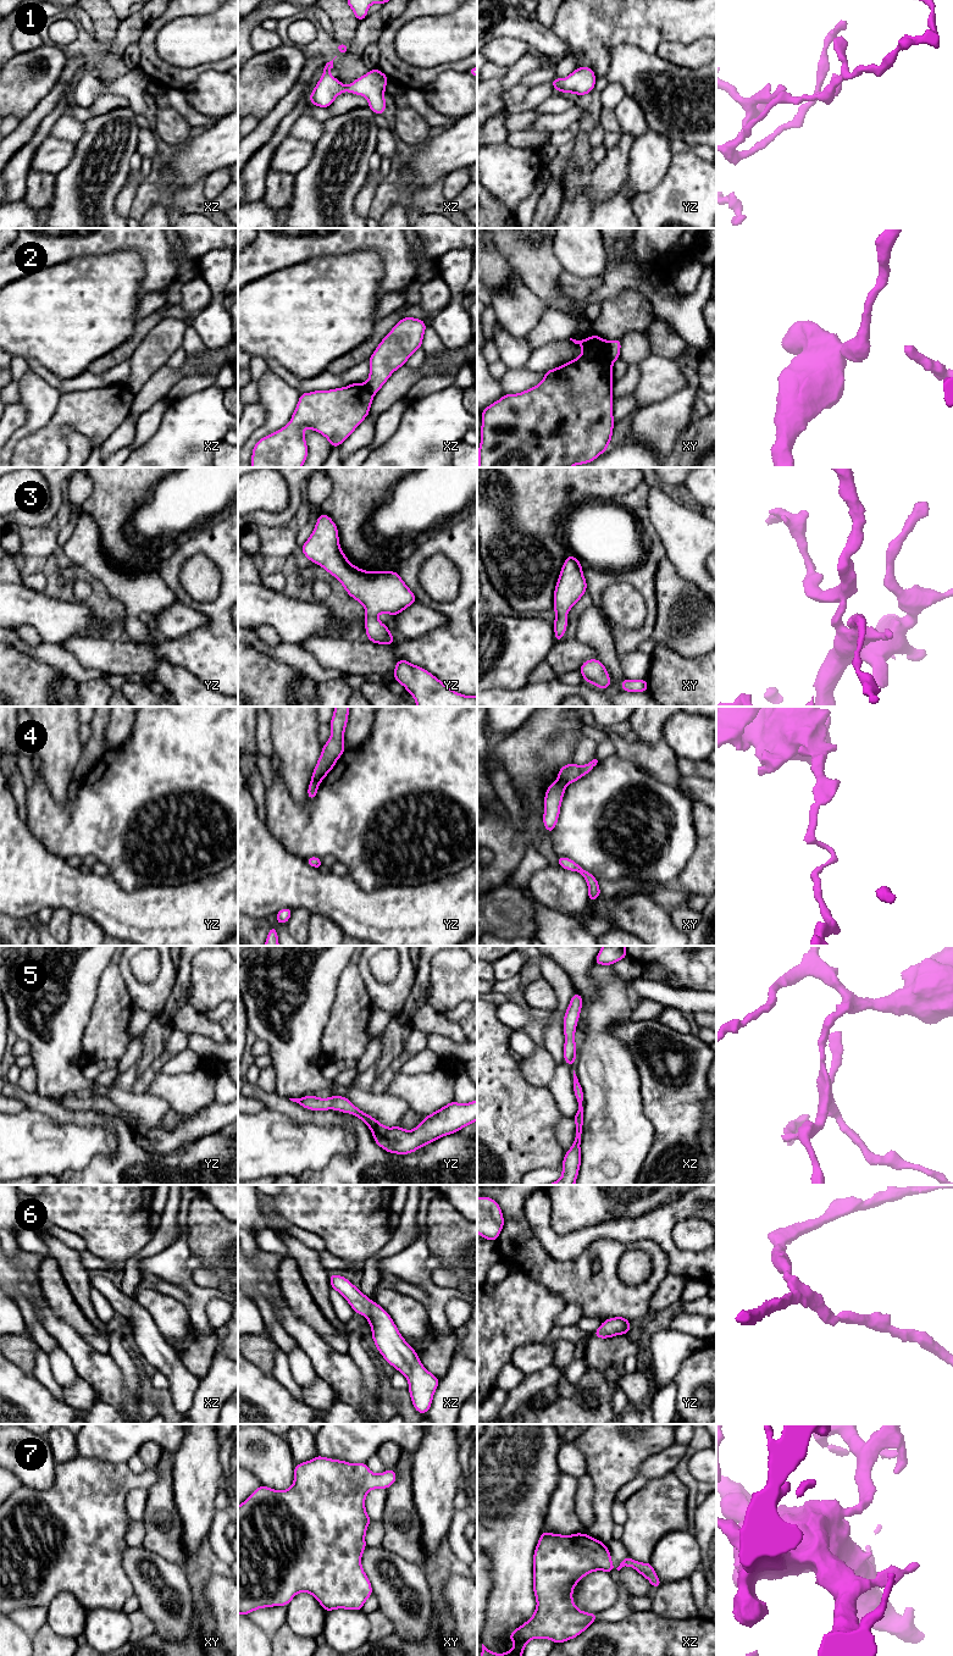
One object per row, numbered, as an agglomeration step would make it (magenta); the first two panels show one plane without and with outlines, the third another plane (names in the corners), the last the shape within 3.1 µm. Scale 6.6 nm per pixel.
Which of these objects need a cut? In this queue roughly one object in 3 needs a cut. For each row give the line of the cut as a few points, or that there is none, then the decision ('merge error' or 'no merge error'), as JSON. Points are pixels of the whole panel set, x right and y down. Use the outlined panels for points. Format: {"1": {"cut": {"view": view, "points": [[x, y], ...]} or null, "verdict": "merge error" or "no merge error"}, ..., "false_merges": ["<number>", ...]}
{"1": {"cut": null, "verdict": "no merge error"}, "2": {"cut": {"view": "xy", "points": [[607, 342], [607, 356], [611, 363]]}, "verdict": "merge error"}, "3": {"cut": null, "verdict": "no merge error"}, "4": {"cut": {"view": "yz", "points": [[311, 780], [319, 782]]}, "verdict": "merge error"}, "5": {"cut": null, "verdict": "no merge error"}, "6": {"cut": null, "verdict": "no merge error"}, "7": {"cut": null, "verdict": "no merge error"}, "false_merges": ["2", "4"]}

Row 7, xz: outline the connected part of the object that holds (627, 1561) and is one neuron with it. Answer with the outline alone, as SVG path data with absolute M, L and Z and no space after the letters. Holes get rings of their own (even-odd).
M626 1556L616 1569L620 1571L625 1566L633 1567L639 1574L647 1578L653 1585L654 1590L661 1585L661 1582L658 1578L650 1562L641 1563L632 1560L630 1556Z

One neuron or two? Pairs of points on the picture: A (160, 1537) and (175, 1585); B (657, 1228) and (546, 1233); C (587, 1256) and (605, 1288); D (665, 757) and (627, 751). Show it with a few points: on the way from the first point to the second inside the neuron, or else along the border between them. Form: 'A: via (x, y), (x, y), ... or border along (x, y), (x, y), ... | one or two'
A: border along (142, 1546), (184, 1567) | two
B: via (629, 1230), (603, 1230), (574, 1240) | one
C: via (587, 1264), (587, 1272), (597, 1281) | one
D: via (655, 757), (644, 757), (637, 753) | one

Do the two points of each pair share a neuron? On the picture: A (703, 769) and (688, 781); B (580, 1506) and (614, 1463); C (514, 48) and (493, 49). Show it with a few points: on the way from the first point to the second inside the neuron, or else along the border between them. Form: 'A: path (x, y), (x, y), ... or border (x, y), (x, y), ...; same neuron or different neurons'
A: border (681, 775), (696, 775), (703, 779); different neurons
B: border (586, 1473), (593, 1485), (593, 1513), (596, 1517); different neurons
C: path (509, 49), (498, 49); same neuron

